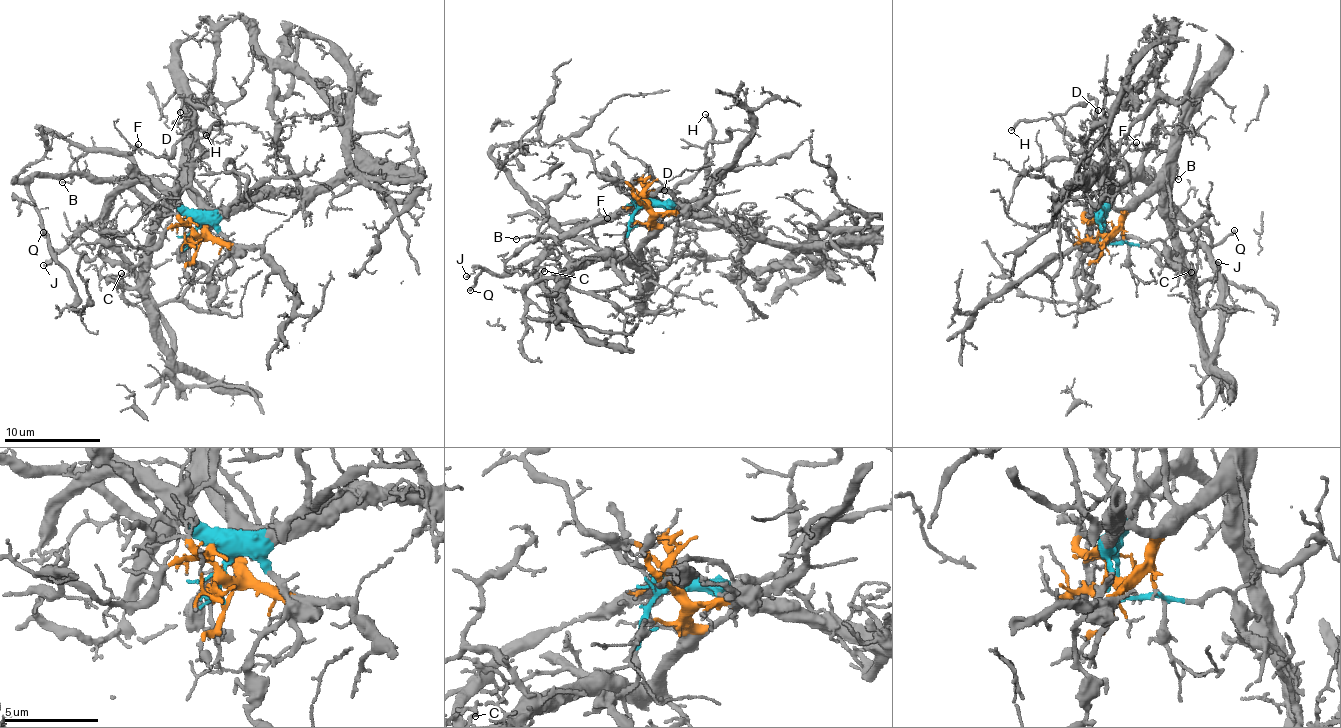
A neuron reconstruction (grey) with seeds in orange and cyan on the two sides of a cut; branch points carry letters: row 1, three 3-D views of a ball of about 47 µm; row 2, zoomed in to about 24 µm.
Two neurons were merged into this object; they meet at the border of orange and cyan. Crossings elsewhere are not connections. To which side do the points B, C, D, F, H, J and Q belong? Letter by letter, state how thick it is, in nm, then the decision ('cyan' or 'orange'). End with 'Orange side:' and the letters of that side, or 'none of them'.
B: 120 nm thick; cyan
C: 130 nm thick; orange
D: 100 nm thick; orange
F: 140 nm thick; cyan
H: 190 nm thick; orange
J: 100 nm thick; cyan
Q: 220 nm thick; cyan
Orange side: C, D, H

